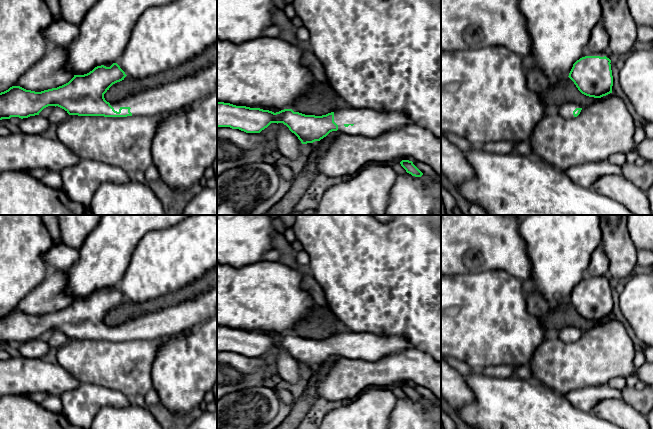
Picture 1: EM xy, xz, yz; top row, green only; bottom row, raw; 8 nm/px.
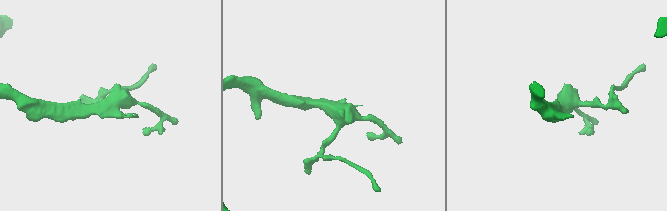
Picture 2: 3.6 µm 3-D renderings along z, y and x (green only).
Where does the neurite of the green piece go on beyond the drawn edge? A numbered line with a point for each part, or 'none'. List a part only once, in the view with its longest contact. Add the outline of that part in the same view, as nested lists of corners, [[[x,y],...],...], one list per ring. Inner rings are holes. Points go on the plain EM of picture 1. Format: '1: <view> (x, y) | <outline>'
1: xy (177, 319) | [[[217,287],[192,300],[109,327],[117,336],[121,331],[130,331],[132,339],[154,340],[188,332],[216,314]]]

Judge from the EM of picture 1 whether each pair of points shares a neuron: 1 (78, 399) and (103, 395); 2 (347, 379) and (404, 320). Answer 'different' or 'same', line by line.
1: same
2: different

